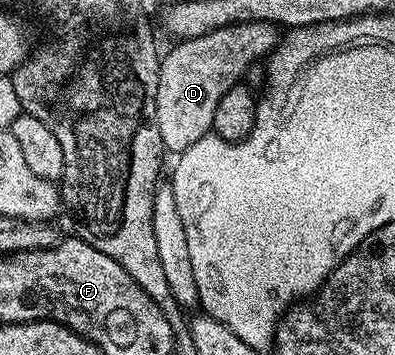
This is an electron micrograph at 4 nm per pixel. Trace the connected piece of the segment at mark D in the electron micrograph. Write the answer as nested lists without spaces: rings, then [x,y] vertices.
[[[242,22],[234,26],[222,26],[222,30],[214,30],[202,34],[198,38],[181,40],[173,43],[172,49],[166,51],[160,58],[160,73],[158,74],[158,94],[156,95],[156,125],[160,141],[164,143],[169,153],[184,152],[198,138],[212,132],[214,109],[222,99],[222,94],[234,85],[241,83],[252,63],[263,61],[269,54],[275,52],[278,43],[277,25],[266,22]]]

